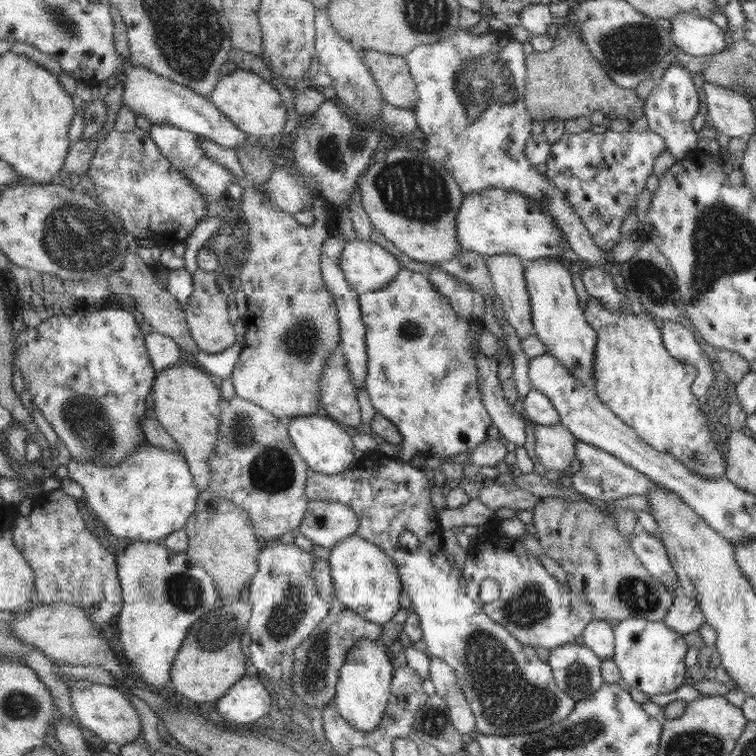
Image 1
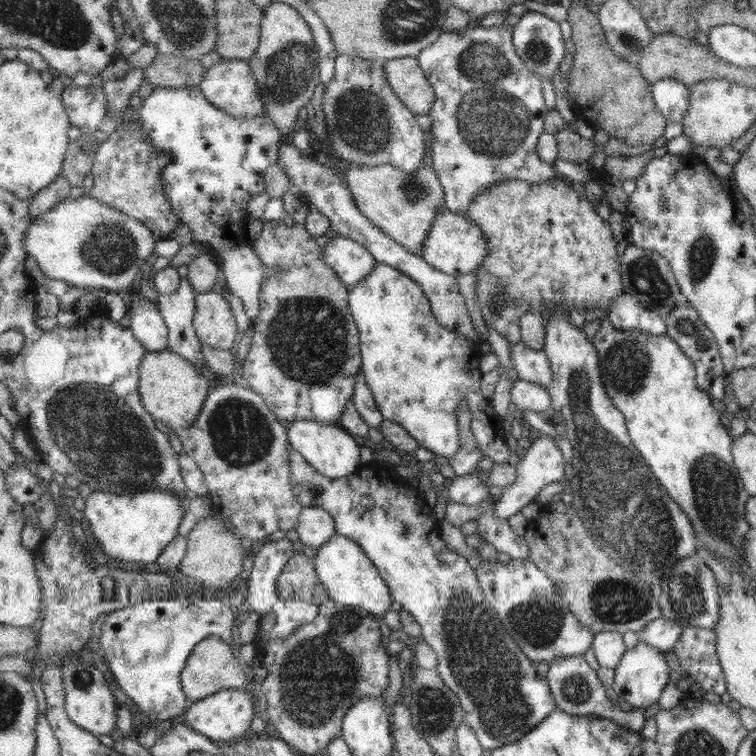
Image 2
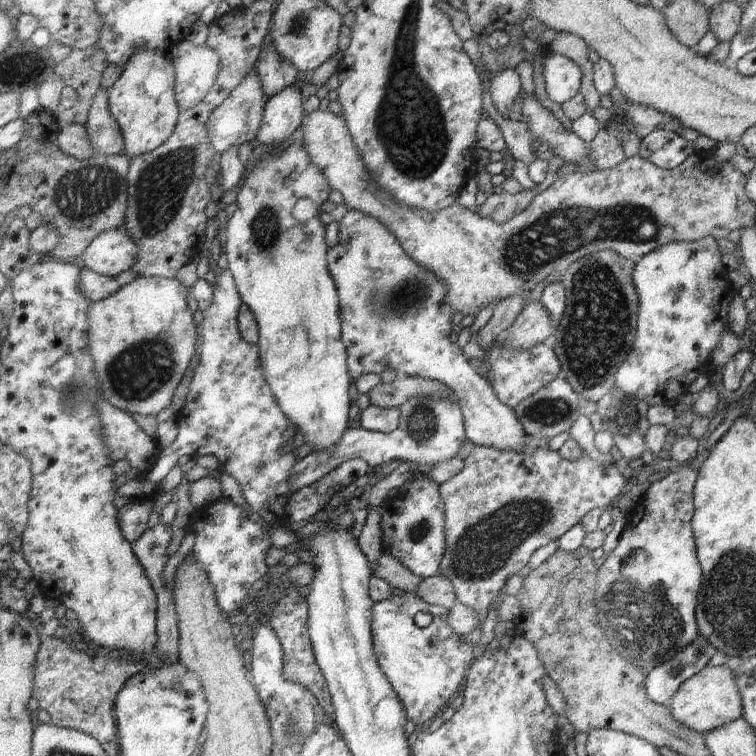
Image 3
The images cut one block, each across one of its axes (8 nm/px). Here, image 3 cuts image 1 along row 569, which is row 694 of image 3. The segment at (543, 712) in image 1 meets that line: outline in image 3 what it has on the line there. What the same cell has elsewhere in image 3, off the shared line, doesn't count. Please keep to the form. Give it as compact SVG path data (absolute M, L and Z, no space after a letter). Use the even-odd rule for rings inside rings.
M416 592L376 602L373 614L375 652L379 666L402 699L407 718L423 727L425 722L439 717L439 710L457 696L475 660L475 637L461 641L462 636L451 628L448 608L425 602ZM419 612L428 612L432 616L433 621L428 627L420 628L415 624L415 616Z

